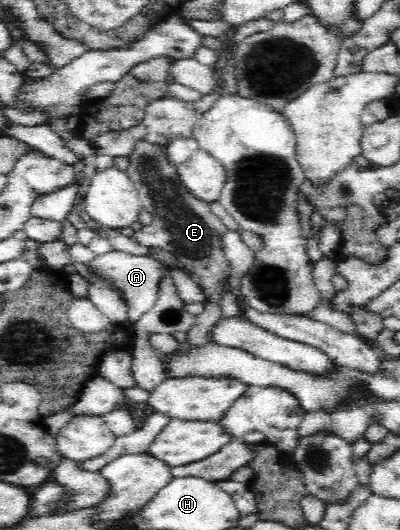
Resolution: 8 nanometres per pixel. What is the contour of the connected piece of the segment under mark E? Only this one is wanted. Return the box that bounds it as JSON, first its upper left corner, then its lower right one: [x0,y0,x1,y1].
[128,141,232,345]

